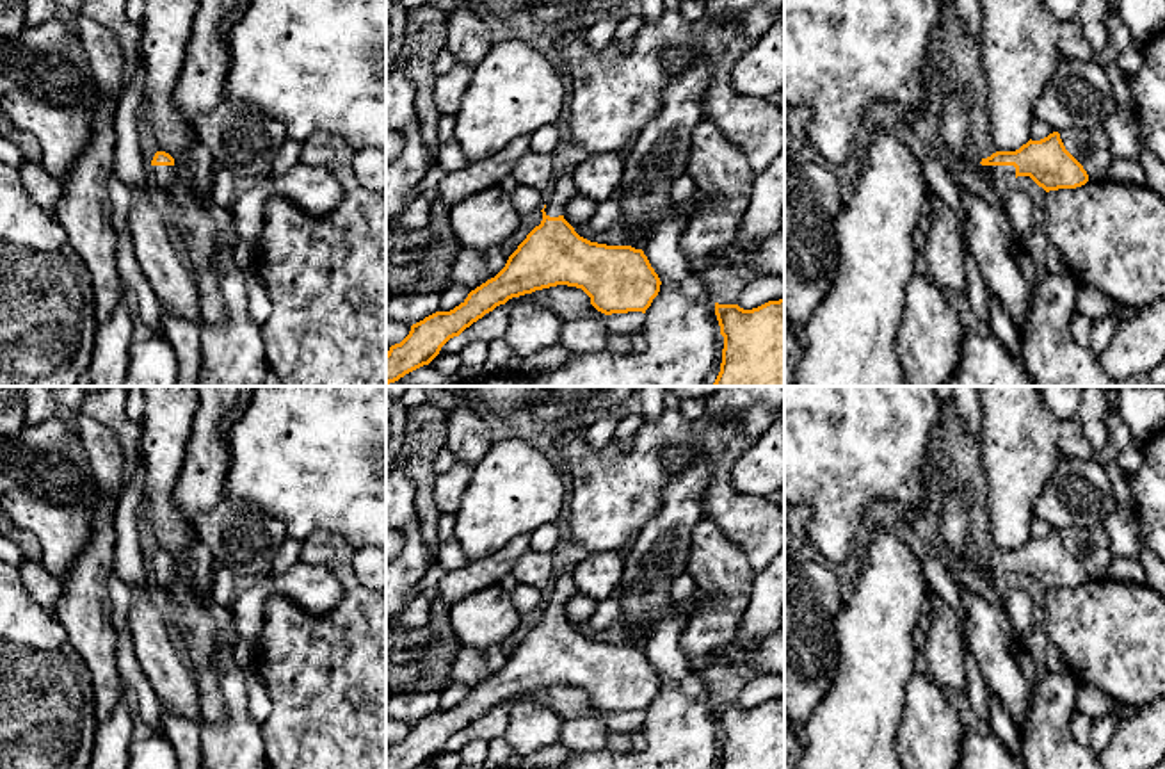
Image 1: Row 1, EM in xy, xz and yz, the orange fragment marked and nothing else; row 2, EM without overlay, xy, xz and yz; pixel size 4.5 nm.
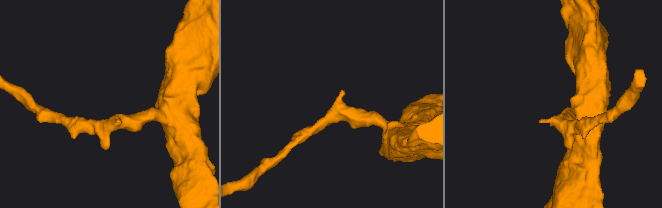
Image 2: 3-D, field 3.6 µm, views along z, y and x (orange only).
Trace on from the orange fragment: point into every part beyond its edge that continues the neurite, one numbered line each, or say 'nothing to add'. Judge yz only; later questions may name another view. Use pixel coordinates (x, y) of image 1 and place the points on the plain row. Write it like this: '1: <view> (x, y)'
1: yz (986, 577)

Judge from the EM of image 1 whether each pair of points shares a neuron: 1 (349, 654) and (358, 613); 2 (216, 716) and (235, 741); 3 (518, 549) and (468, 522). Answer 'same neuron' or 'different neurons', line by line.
1: same neuron
2: different neurons
3: different neurons

